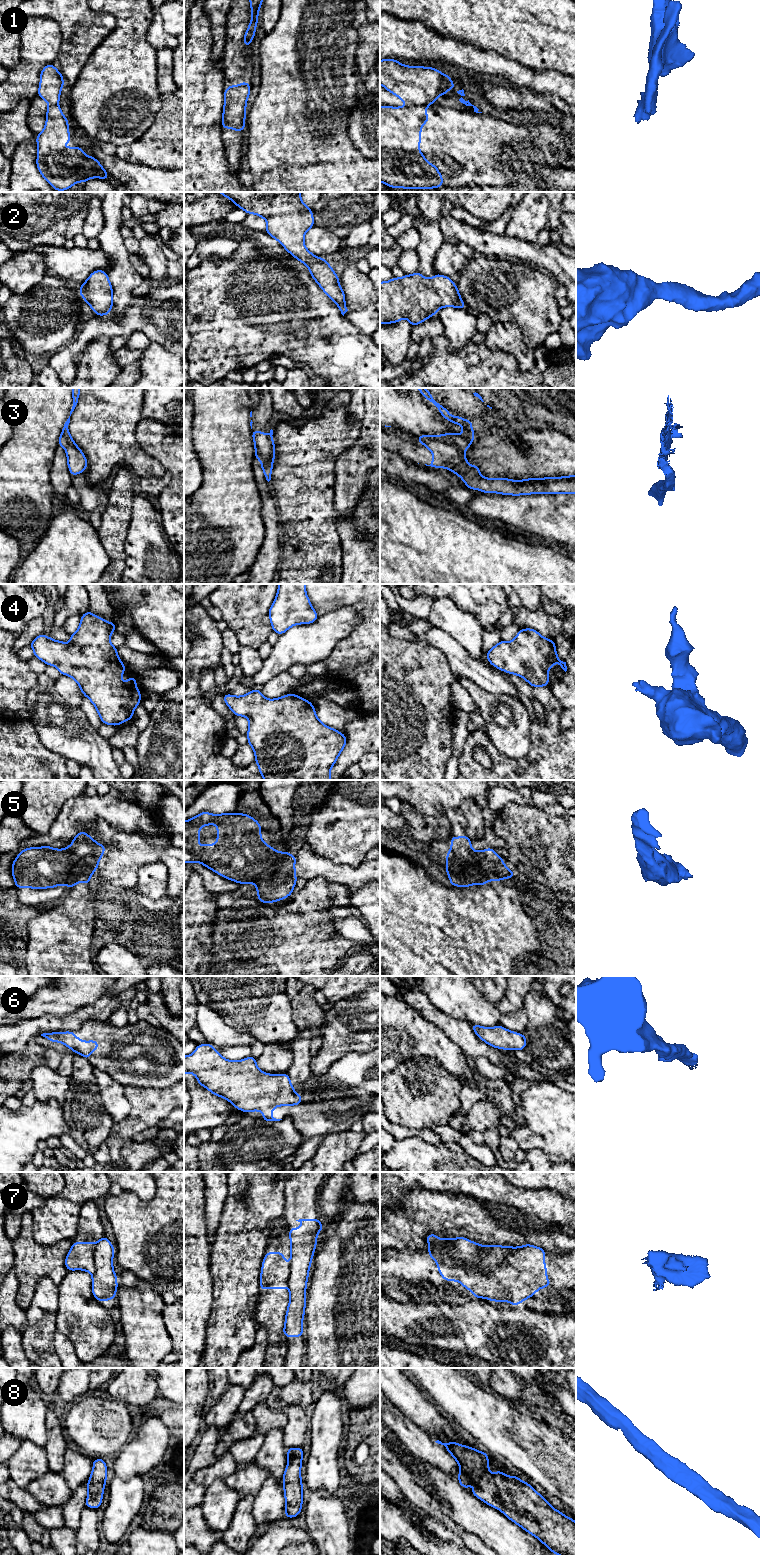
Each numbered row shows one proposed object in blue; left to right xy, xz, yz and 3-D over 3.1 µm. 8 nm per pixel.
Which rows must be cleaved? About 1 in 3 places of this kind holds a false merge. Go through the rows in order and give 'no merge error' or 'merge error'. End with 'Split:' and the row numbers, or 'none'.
1: merge error
2: no merge error
3: merge error
4: no merge error
5: no merge error
6: no merge error
7: merge error
8: no merge error
Split: 1, 3, 7

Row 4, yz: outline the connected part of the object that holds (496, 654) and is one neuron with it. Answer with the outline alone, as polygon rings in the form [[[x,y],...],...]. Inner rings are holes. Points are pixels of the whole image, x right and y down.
[[[521,628],[510,642],[499,641],[485,655],[492,666],[525,679],[533,688],[548,687],[548,671],[556,659],[566,672],[566,662],[557,653],[555,642],[542,637],[535,629]]]

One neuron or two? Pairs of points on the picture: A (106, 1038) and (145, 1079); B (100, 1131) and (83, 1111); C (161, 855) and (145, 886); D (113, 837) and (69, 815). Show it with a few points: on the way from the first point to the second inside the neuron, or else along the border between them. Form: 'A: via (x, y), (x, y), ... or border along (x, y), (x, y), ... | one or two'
A: via (113, 1049), (134, 1070) | one
B: via (96, 1126), (88, 1116) | one
C: border along (137, 873), (145, 864), (162, 862), (168, 883) | two
D: border along (113, 827), (104, 821), (97, 821), (86, 829) | two

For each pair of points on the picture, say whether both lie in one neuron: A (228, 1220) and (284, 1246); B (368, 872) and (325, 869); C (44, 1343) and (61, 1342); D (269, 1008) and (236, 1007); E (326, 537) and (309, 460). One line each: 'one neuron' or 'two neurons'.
A: two neurons
B: one neuron
C: two neurons
D: one neuron
E: one neuron

